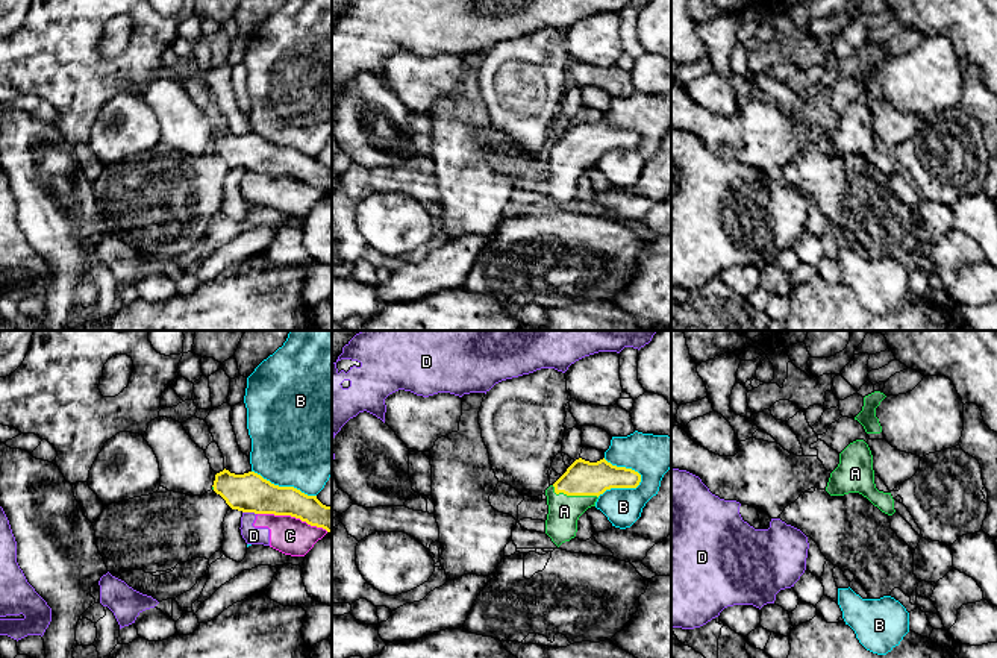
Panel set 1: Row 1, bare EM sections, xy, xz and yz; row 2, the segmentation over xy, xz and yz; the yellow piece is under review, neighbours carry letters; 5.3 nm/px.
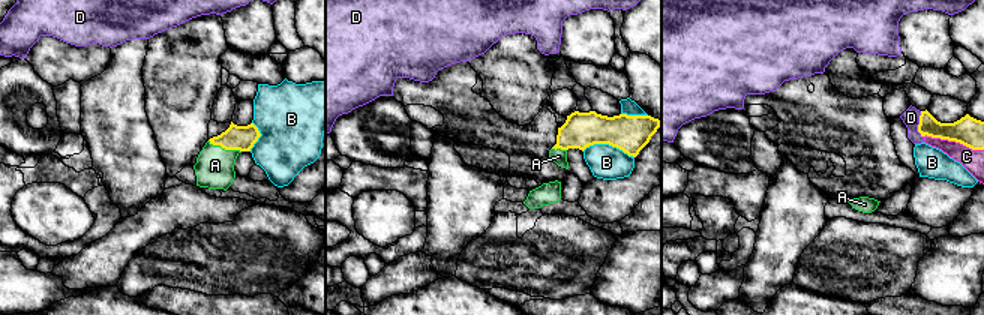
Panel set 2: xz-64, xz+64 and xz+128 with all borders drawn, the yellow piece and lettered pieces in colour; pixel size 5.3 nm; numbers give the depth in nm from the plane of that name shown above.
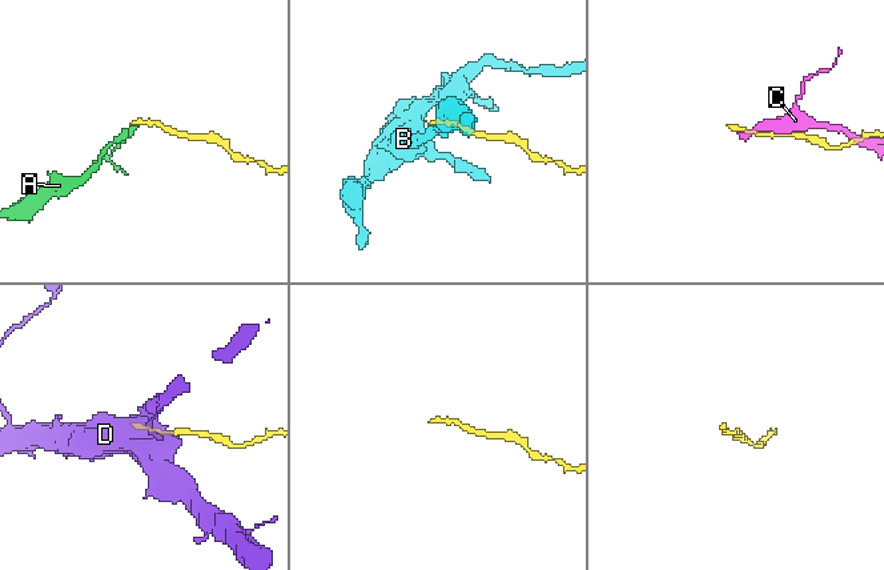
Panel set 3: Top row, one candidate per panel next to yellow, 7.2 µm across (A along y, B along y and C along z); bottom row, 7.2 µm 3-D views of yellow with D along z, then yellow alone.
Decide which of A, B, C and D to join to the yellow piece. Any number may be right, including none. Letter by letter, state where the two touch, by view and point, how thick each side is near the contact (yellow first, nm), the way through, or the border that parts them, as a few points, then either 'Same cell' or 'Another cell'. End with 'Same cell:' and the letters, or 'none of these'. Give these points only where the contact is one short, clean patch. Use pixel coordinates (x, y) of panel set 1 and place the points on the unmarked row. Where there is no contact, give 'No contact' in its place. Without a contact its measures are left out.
A: Touches yellow at xz (573, 155). Thickness 190 nm (yellow) against 170 nm. Path across: xz (582, 138), (582, 144), (573, 155), (567, 161), (564, 172). Same cell
B: Touches yellow at xz (621, 147). Thickness 190 nm (yellow) against 220 nm. Another cell
C: Touches yellow at xy (293, 176). Thickness 200 nm (yellow) against 200 nm. Another cell
D: Touches yellow at xy (250, 172). Thickness 200 nm (yellow) against 100 nm. Boundary: xy (243, 172), (256, 175). Another cell
Same cell: A

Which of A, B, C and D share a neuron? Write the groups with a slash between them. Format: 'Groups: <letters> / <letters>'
Groups: A / B / C D

